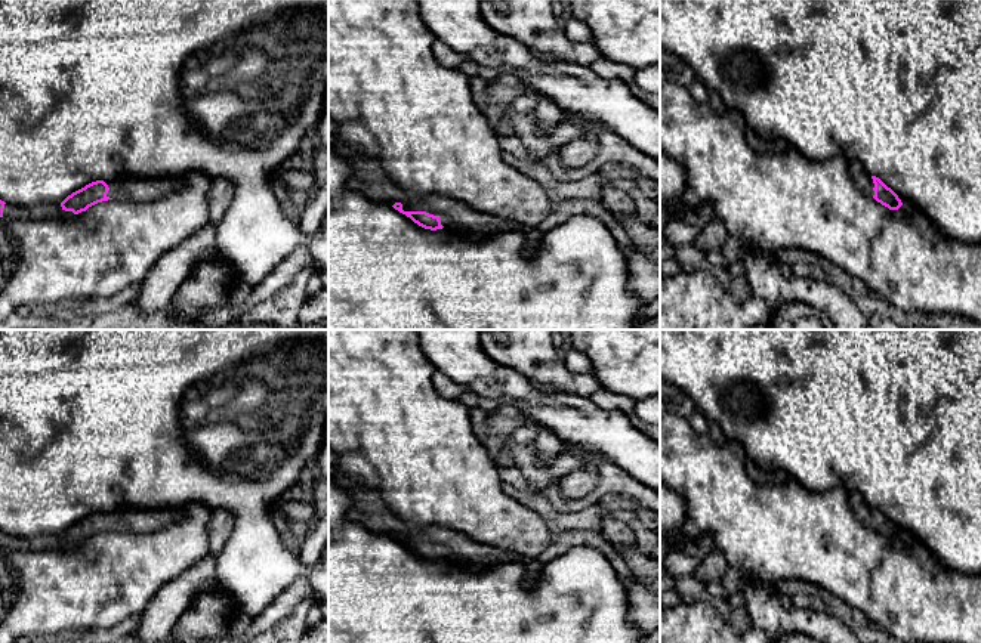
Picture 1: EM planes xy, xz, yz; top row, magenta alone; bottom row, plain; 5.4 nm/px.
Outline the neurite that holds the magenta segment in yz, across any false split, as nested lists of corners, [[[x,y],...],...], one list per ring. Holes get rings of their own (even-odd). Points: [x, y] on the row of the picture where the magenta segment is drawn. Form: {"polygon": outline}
{"polygon": [[[851,163],[849,174],[854,185],[866,195],[873,197],[877,203],[889,210],[898,210],[903,203],[898,195],[888,188],[879,177],[870,176],[861,163]]]}

